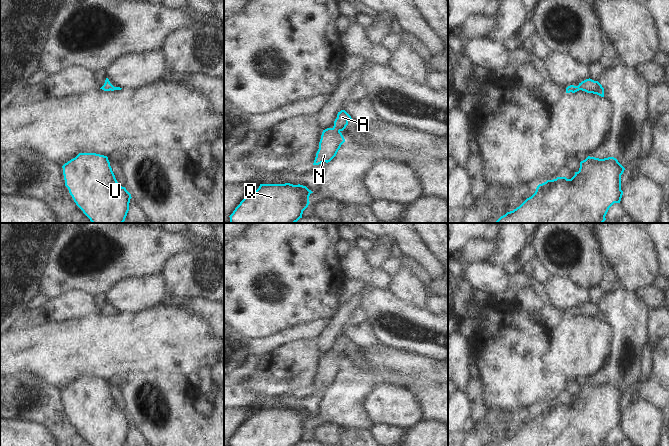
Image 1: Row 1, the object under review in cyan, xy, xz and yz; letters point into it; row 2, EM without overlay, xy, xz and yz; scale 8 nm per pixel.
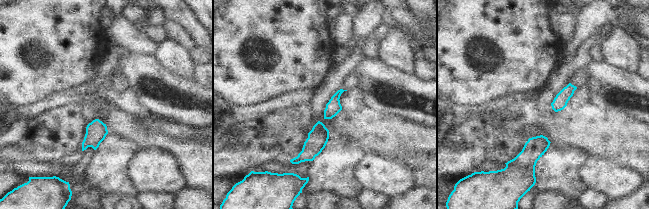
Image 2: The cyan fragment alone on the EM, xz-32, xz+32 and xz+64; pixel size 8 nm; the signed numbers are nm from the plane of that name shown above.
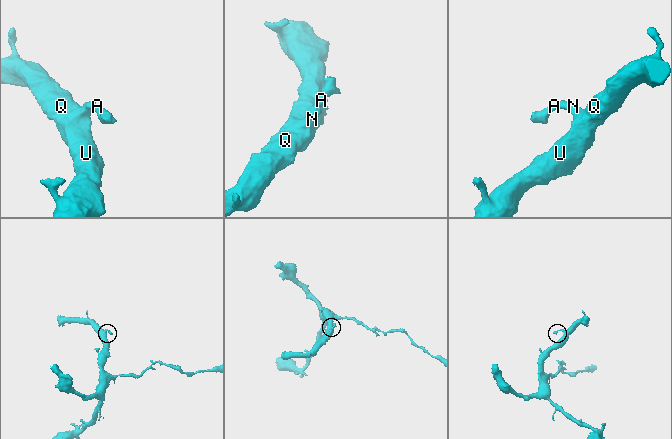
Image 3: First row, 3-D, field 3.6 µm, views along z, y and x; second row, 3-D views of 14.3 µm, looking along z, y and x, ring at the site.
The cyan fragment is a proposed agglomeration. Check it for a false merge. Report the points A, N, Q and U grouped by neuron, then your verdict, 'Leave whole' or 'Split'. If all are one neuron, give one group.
Groups: A N Q U. Leave whole

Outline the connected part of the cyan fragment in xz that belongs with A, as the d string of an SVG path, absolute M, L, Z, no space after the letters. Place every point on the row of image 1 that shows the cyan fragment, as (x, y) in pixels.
M341 110L337 114L334 126L323 130L313 165L328 163L336 156L345 142L341 132L346 128L350 119L352 119L351 116L345 110Z

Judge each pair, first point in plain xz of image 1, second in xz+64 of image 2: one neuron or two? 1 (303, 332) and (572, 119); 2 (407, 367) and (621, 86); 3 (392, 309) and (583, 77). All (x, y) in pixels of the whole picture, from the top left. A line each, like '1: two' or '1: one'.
1: two
2: two
3: two

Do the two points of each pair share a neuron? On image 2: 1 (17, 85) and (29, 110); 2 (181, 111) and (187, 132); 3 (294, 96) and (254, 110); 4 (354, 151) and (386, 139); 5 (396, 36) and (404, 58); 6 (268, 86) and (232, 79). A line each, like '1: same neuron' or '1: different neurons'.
1: different neurons
2: different neurons
3: same neuron
4: different neurons
5: same neuron
6: same neuron

